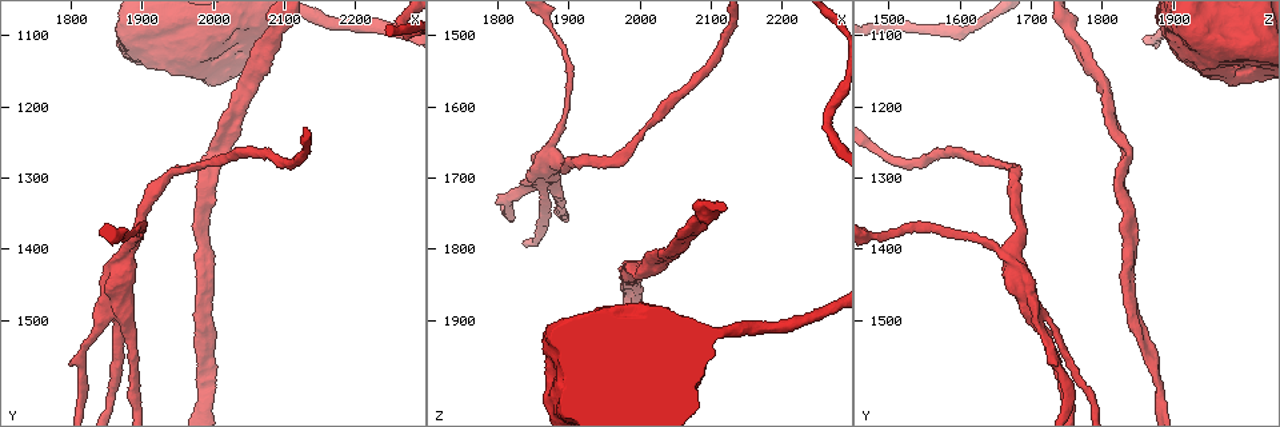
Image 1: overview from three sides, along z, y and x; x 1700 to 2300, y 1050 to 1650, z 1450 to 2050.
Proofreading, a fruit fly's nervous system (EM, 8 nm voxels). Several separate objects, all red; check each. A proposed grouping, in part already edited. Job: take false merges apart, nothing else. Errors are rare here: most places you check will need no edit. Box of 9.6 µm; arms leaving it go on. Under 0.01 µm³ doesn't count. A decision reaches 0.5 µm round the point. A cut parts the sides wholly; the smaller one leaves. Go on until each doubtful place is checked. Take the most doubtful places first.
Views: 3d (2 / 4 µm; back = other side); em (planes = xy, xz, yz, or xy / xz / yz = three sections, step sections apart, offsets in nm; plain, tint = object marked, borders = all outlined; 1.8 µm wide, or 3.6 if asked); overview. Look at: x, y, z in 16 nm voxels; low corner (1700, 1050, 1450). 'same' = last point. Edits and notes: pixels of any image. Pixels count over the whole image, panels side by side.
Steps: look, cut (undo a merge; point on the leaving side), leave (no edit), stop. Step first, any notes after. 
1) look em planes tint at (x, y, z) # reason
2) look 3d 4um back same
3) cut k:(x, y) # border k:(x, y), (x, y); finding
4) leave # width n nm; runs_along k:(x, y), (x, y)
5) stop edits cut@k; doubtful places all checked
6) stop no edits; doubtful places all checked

look em xy step 16 tint at (1860, 1490, 1705) # arms run side by side

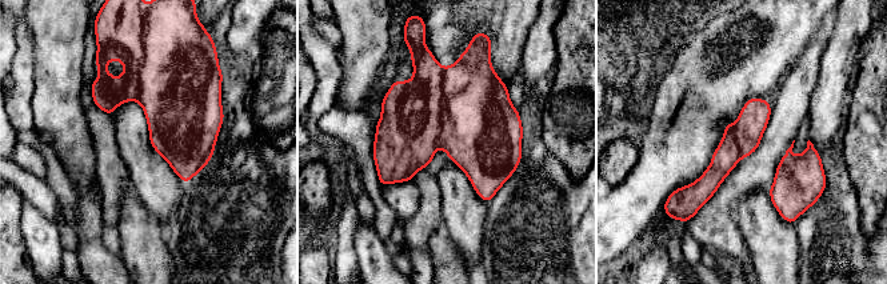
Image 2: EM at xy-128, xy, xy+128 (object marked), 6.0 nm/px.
look em planes tint same # another direction

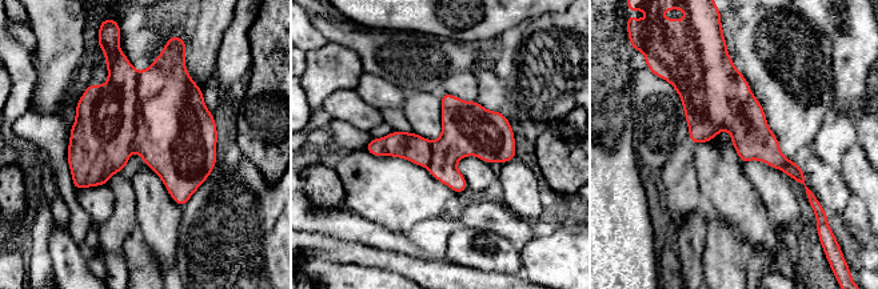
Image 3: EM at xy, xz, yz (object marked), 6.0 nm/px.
leave # runs_along 3:(370, 147), (513, 149); all the same neuron

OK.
look 3d 4um at (1880, 1395, 1650) # three-way junction

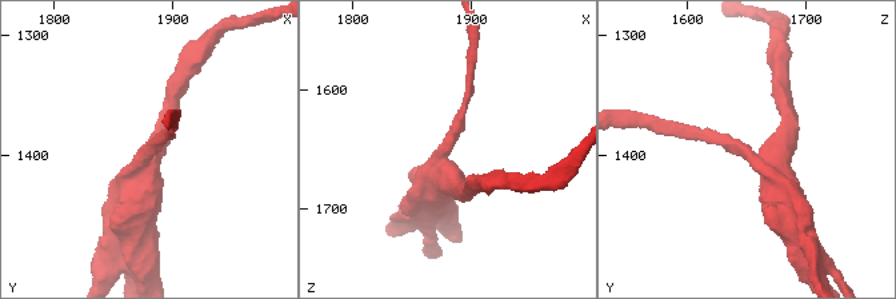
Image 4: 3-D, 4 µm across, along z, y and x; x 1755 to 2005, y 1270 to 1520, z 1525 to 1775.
look em planes tint at (1880, 1392, 1646) # need the tissue

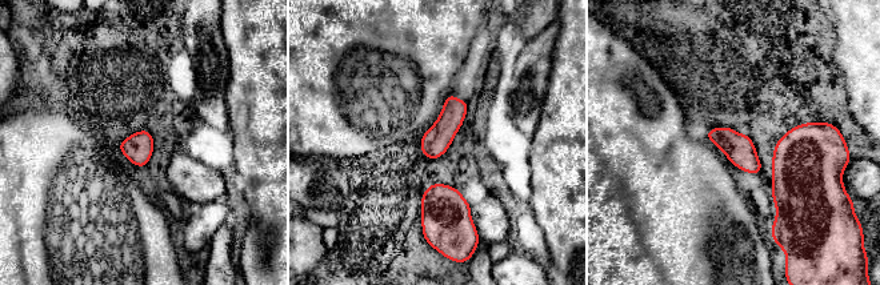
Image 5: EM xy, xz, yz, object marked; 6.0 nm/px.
leave # width 170 nm; continuous, no second neuron

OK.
look 3d 4um at (1870, 1435, 1680) # calibre changes

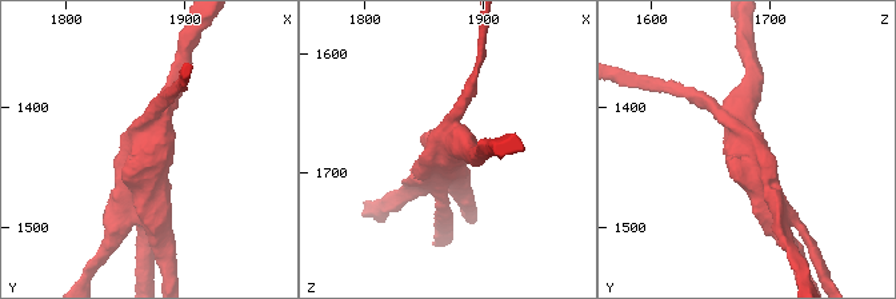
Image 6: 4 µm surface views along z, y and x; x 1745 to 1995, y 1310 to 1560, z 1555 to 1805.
look em 3.6um xy step 8 tint at (1872, 1434, 1678) # now the EM

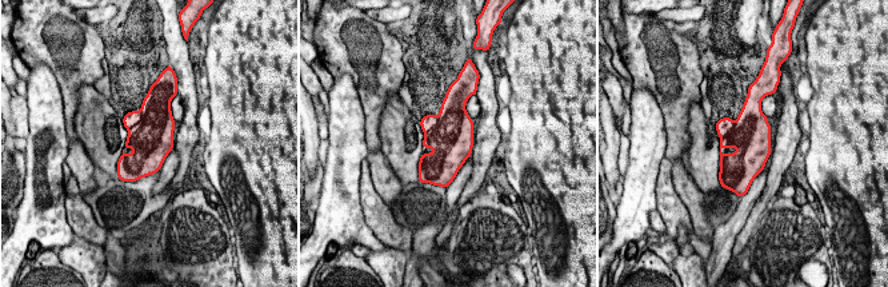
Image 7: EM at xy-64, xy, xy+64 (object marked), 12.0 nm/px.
look em 3.6um planes tint same # cut it another way

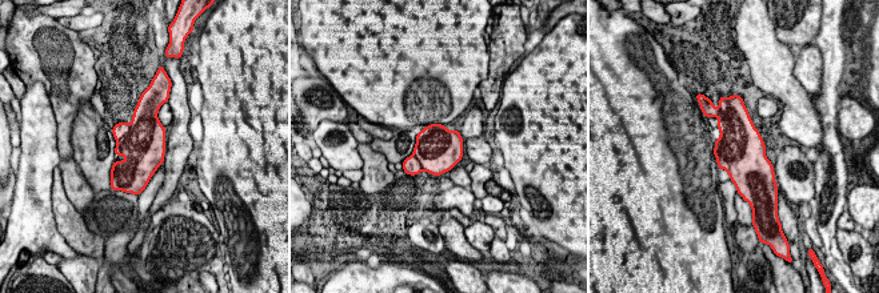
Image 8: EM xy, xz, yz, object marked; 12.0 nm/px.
leave # width 550 nm; one neuron here

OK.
look em 3.6um planes borders at (1900, 1125, 1960) # touches itself

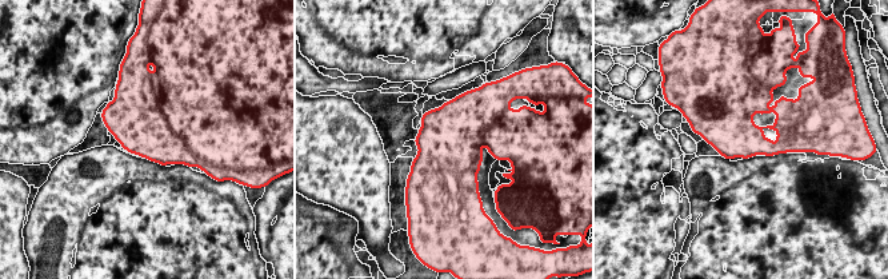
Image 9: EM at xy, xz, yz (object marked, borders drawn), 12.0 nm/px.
leave # one neuron here

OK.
stop no edits; doubtful places all checked

